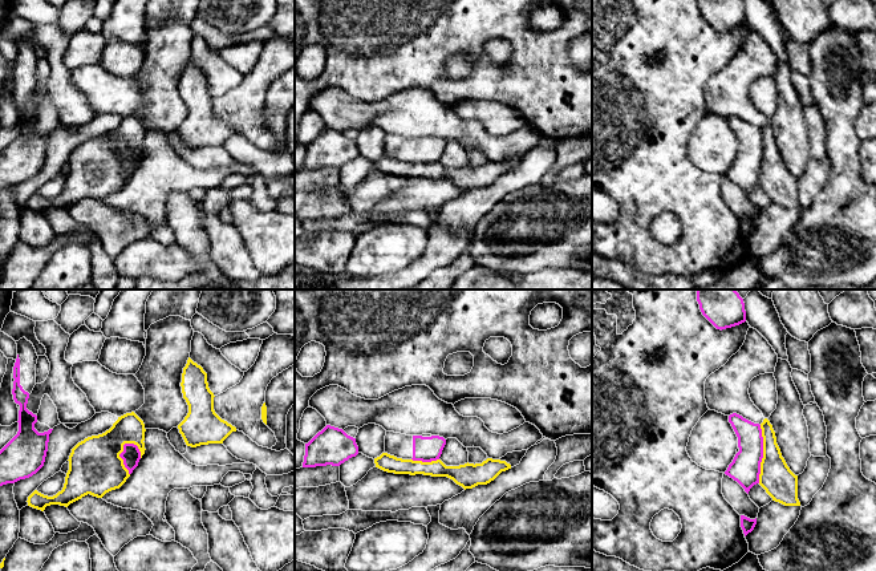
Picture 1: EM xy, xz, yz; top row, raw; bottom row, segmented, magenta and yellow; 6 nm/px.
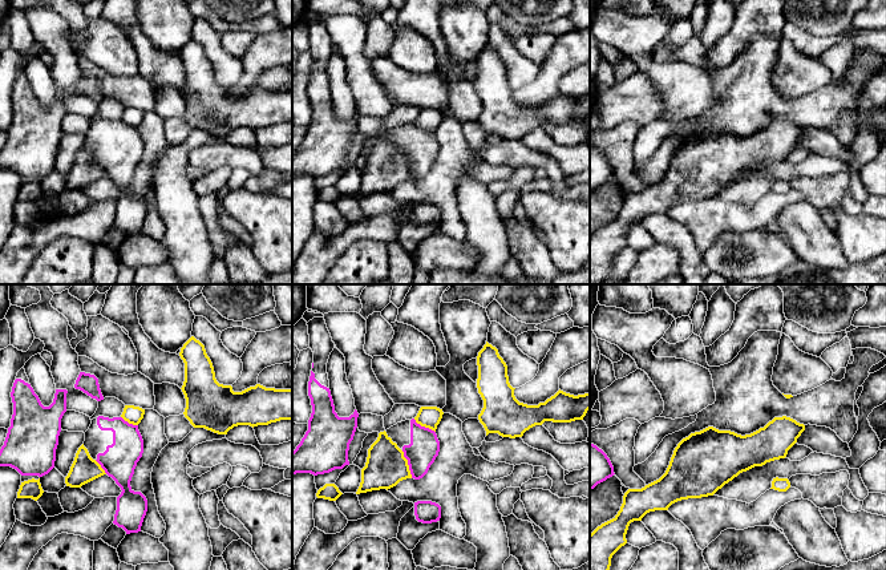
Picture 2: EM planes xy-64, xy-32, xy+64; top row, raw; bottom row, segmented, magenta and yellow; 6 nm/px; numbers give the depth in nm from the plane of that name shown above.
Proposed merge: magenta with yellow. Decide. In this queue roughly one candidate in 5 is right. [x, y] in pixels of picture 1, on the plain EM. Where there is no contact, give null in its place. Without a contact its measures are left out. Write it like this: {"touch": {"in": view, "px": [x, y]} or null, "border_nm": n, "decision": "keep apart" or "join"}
{"touch": {"in": "yz", "px": [762, 157]}, "border_nm": 360, "decision": "keep apart"}

